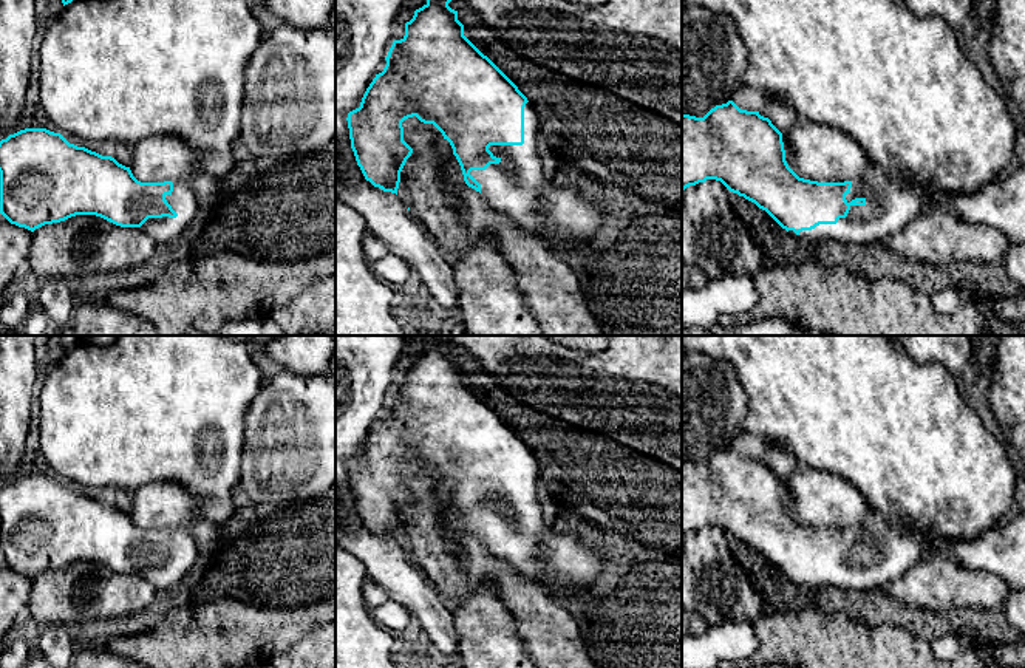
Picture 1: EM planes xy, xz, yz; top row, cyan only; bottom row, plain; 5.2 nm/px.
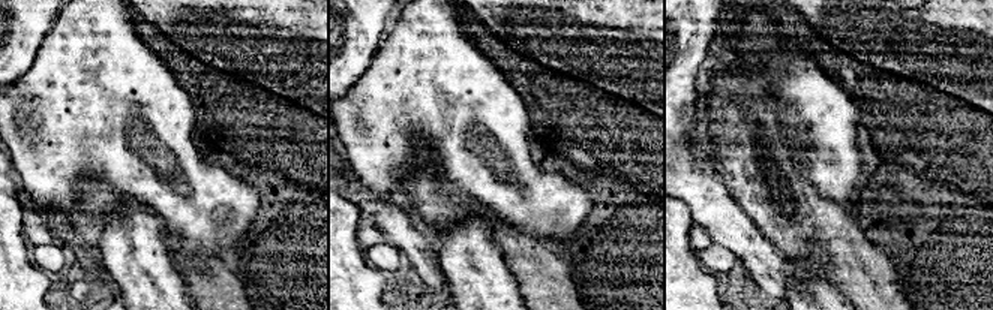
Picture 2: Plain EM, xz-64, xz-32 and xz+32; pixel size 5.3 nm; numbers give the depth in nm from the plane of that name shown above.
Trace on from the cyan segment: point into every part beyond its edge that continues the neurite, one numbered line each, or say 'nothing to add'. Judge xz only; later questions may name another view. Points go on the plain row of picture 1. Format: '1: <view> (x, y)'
1: xz (517, 534)

